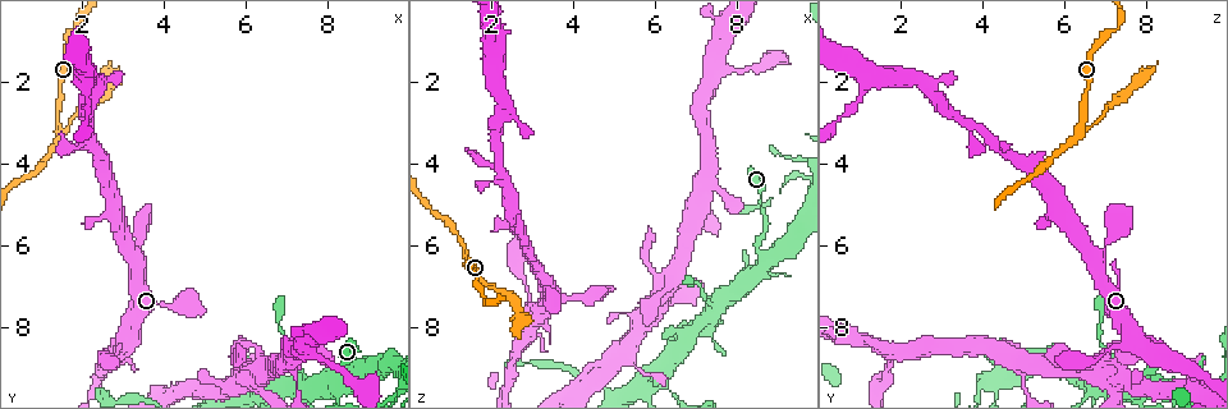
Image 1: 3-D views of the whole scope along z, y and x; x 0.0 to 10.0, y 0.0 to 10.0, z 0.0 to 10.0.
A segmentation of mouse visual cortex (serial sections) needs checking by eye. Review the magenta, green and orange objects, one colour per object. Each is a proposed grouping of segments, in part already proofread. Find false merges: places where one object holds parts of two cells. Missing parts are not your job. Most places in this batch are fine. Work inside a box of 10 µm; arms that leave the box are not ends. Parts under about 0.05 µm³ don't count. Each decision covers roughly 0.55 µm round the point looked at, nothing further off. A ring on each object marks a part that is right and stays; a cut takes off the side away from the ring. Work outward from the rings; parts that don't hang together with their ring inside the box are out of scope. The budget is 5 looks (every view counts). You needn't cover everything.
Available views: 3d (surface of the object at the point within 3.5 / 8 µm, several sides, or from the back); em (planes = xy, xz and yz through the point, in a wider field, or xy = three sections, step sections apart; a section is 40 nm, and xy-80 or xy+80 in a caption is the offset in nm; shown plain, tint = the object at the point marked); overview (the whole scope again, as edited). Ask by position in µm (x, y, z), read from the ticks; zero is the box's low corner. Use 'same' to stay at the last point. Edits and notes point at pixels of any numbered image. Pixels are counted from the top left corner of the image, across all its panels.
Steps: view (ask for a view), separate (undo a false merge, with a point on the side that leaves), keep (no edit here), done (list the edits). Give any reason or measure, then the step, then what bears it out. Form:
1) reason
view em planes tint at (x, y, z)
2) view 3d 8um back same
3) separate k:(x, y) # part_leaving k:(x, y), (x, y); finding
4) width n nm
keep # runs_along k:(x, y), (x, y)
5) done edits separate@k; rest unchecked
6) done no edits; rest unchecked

three-way junction
view 3d 3.5um back at (1.50, 3.15, 6.50)

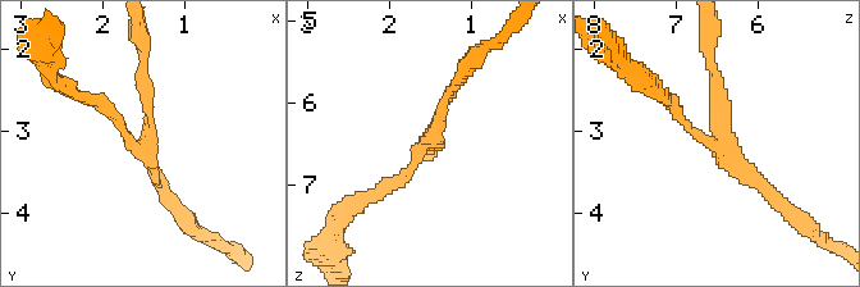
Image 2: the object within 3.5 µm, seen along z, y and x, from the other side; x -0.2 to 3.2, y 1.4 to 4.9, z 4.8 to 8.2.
arms 3; arm_widths 150, 150, 150 nm; now the EM
view em xy step 2 tint at (1.45, 3.20, 6.50)

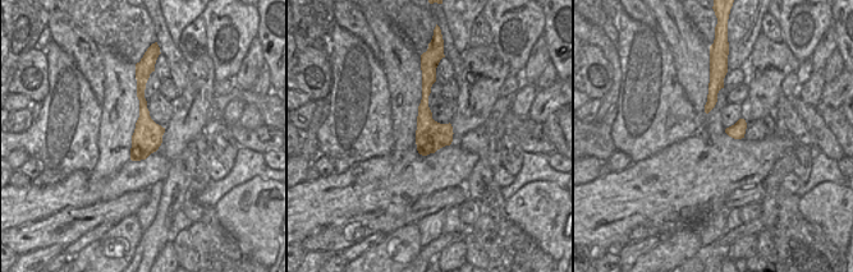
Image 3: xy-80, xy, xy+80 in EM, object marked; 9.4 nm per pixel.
keep # runs_along 3:(140, 79), (143, 144), (134, 157); one cell here

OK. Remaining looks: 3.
three-way junction
view 3d 8um at (2.05, 1.90, 1.15)

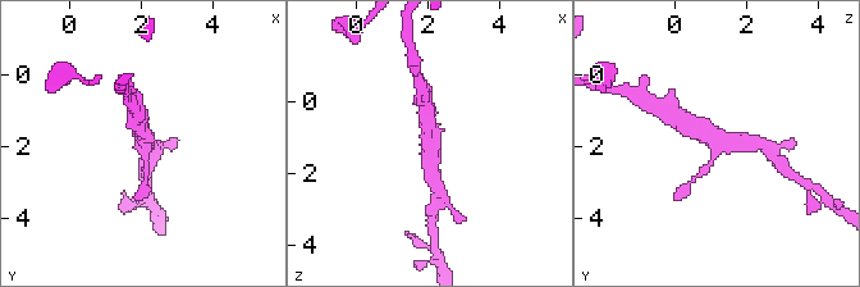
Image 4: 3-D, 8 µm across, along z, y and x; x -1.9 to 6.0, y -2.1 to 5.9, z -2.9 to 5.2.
view 3d 3.5um same

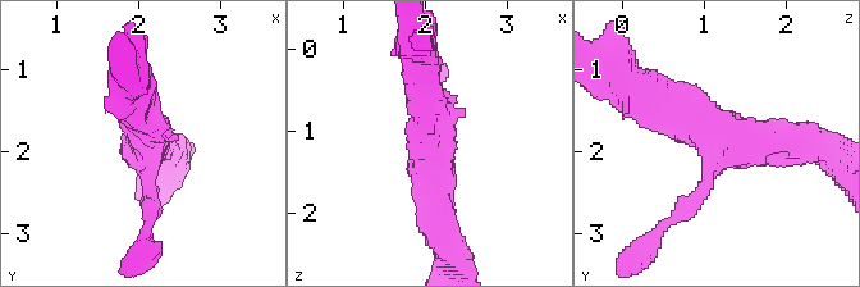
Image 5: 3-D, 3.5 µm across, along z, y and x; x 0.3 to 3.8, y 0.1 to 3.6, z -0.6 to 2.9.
arms 3; arm_widths 200, 450, 450 nm
view em xy step 1 tint at (2.10, 1.90, 1.25)

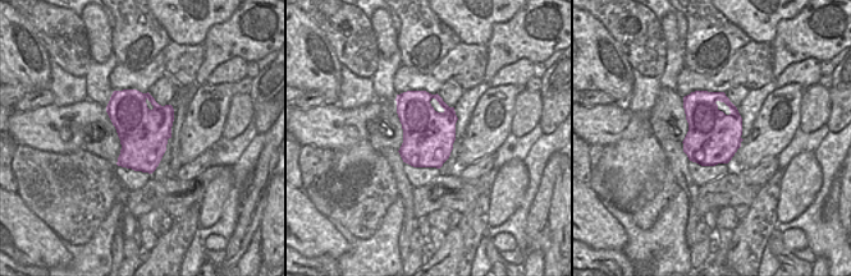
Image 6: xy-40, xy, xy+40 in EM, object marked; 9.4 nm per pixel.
width 500 nm
keep # runs_along 5:(808, 142), (722, 142), (657, 95); all the same cell

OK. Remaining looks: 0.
done no edits; rest unchecked

